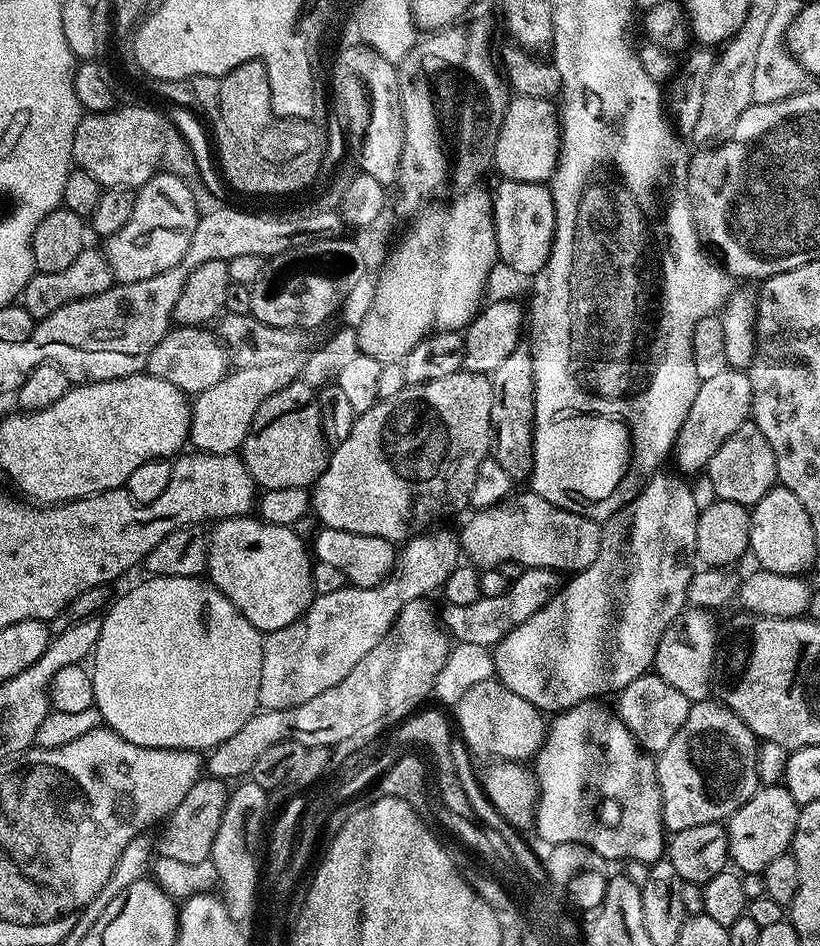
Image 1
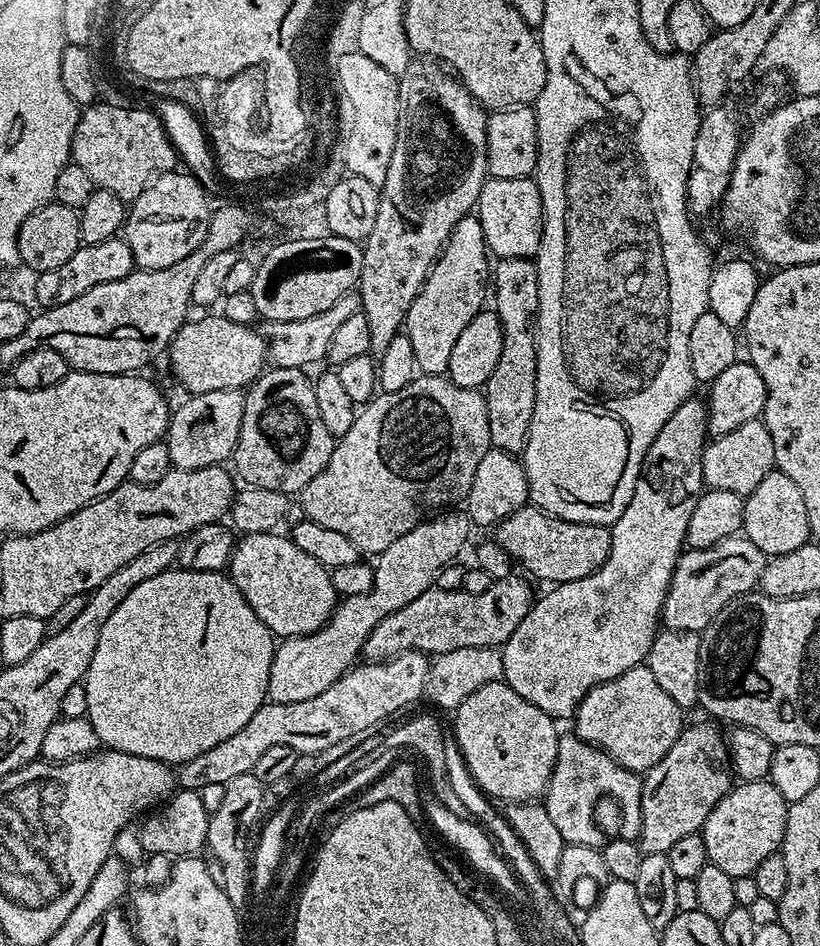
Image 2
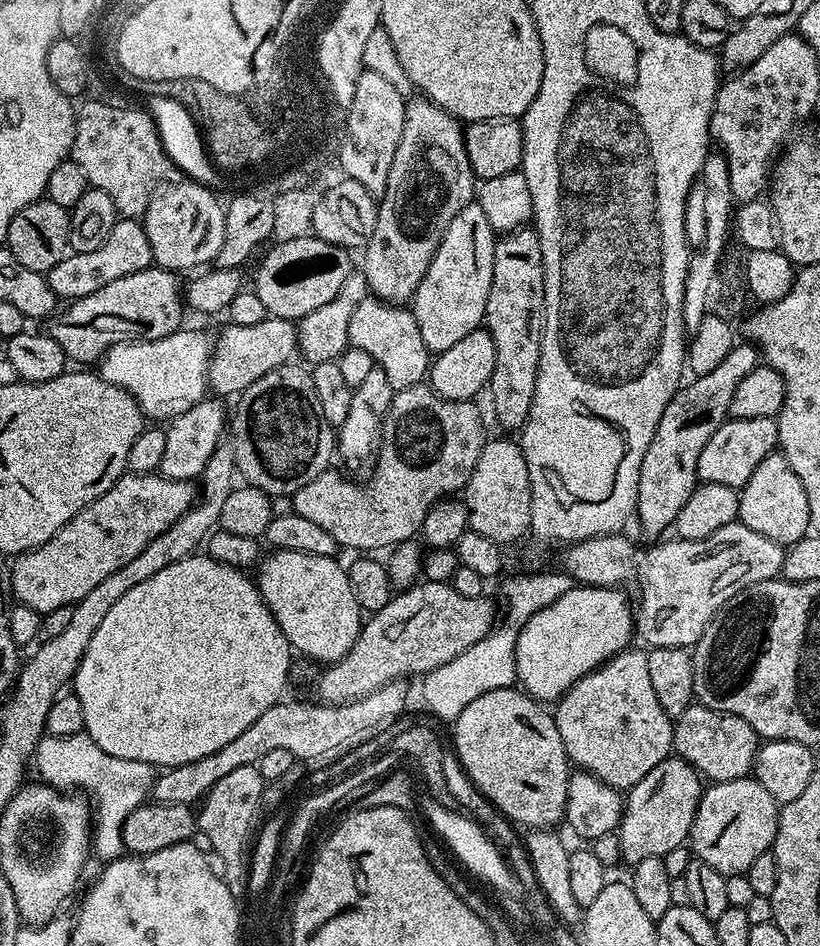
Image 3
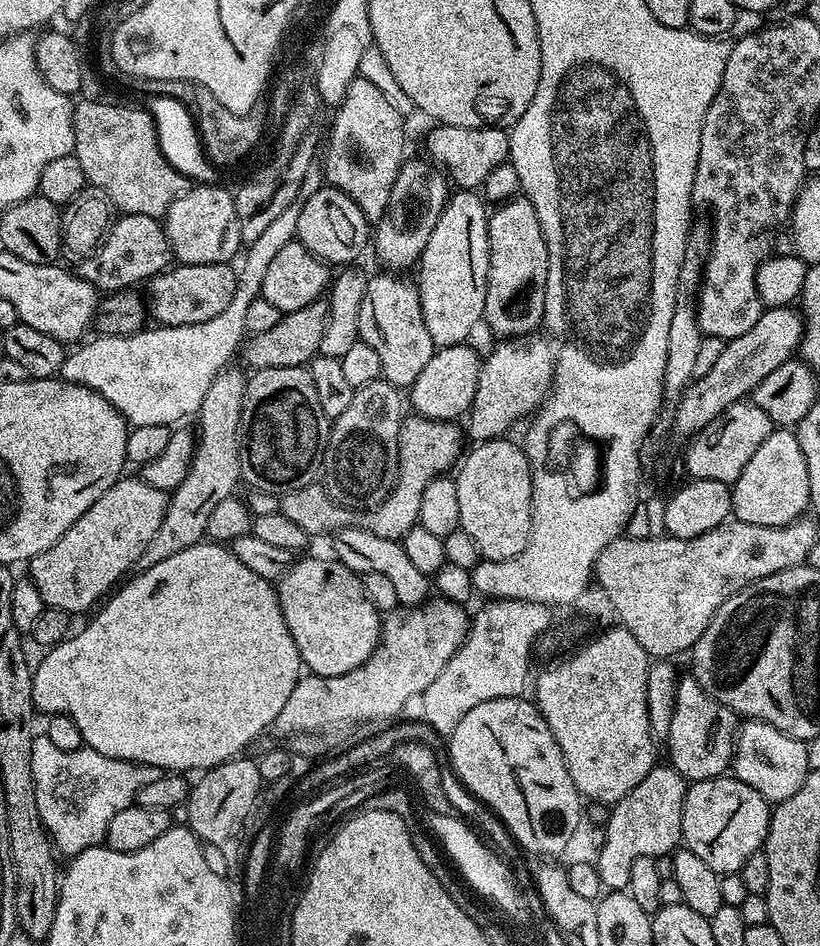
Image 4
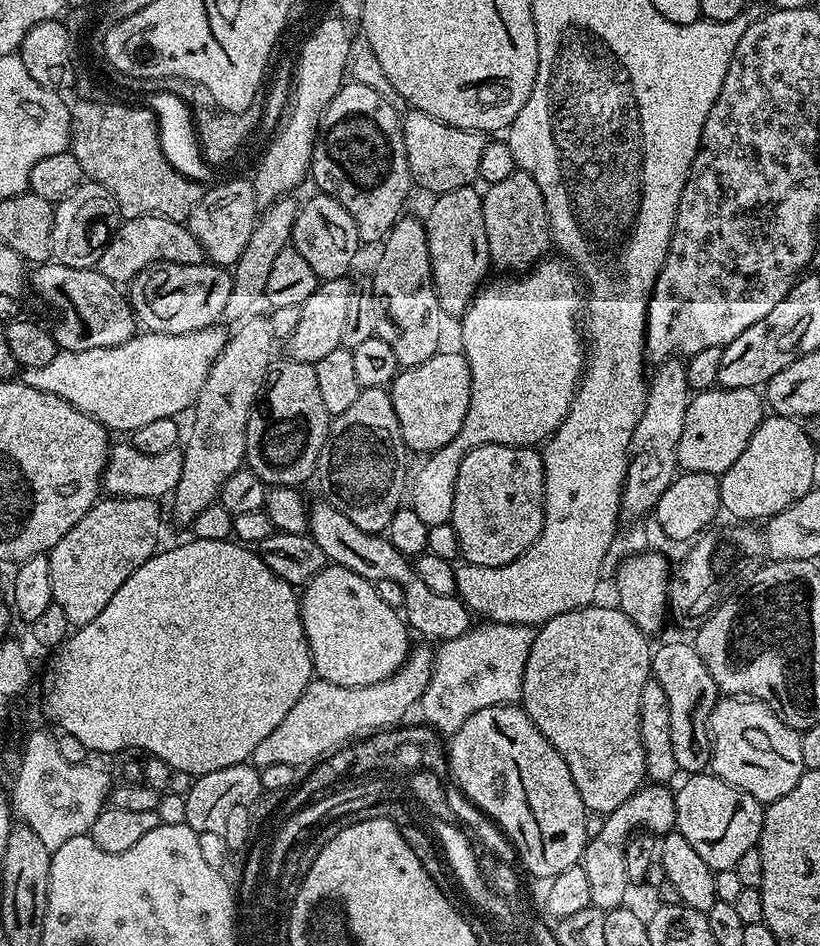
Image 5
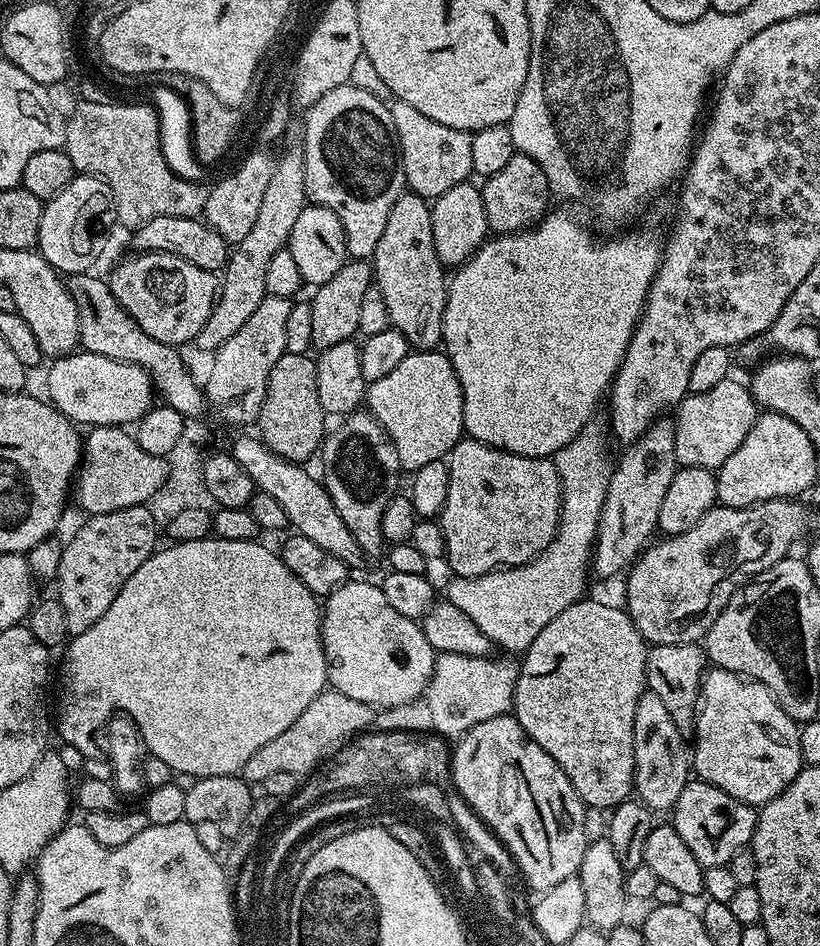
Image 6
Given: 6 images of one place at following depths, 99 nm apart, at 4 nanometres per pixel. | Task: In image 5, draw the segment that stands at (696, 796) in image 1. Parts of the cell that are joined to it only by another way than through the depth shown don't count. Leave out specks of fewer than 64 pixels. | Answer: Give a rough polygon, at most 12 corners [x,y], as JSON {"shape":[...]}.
{"shape":[[645,783],[607,813],[582,863],[592,907],[630,891],[624,848],[676,827],[671,787]]}

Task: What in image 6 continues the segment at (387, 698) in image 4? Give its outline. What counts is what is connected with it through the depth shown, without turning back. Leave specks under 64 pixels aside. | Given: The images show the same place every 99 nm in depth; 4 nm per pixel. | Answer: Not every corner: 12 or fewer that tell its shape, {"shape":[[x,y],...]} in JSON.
{"shape":[[325,690],[246,761],[260,786],[304,778],[363,733],[373,709]]}

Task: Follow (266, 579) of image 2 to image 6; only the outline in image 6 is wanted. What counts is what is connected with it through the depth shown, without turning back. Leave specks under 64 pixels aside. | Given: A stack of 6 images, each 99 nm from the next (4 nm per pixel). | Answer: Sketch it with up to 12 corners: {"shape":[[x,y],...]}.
{"shape":[[350,578],[323,601],[328,684],[373,709],[425,695],[423,627]]}

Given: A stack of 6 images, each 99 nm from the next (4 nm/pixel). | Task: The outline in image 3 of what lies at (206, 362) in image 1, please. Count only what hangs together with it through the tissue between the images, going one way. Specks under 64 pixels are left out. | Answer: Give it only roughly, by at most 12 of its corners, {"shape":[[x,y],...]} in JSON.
{"shape":[[228,324],[215,337],[207,387],[245,392],[297,355],[296,324]]}

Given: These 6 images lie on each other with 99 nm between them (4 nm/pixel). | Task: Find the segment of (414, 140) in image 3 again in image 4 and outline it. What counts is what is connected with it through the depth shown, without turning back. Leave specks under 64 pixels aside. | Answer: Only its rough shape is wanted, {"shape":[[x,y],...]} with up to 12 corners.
{"shape":[[405,159],[374,232],[388,270],[419,261],[448,204],[450,181]]}

